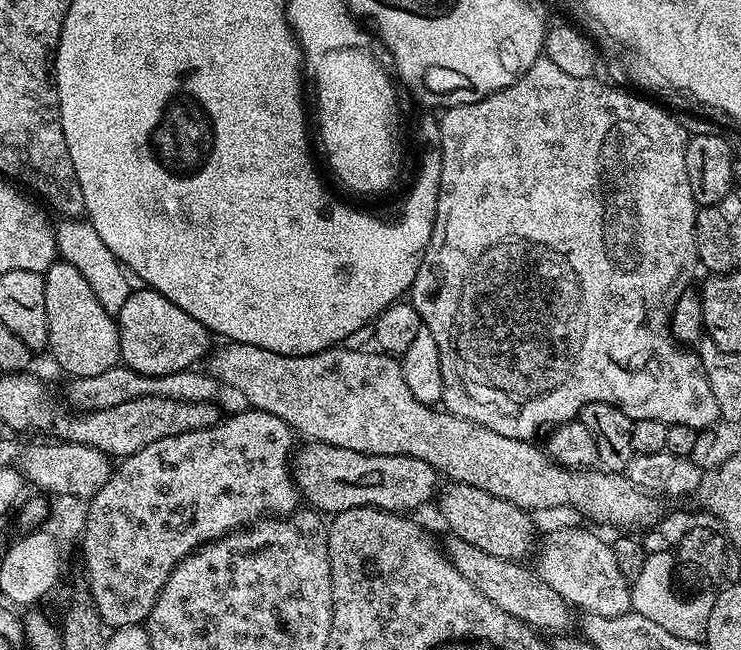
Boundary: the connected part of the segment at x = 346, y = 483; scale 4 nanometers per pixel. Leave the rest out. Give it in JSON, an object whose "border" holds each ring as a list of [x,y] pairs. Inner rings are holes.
{"border":[[[305,443],[305,448],[295,453],[291,461],[292,479],[296,487],[300,489],[300,495],[308,500],[313,509],[321,514],[335,514],[342,510],[354,510],[355,508],[380,508],[384,512],[397,514],[411,513],[411,508],[420,508],[428,499],[435,497],[438,492],[436,479],[438,473],[434,466],[422,462],[422,458],[410,458],[409,456],[375,456],[374,454],[362,454],[358,450],[342,450],[338,446],[329,444]]]}

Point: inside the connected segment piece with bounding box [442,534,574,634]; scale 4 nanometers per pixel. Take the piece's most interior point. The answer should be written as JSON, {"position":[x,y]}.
{"position":[513,587]}

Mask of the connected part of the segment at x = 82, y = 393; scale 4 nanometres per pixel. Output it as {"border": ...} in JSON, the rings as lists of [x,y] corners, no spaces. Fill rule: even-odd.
{"border":[[[123,363],[115,364],[110,370],[102,370],[102,374],[93,376],[74,376],[67,382],[67,403],[80,412],[97,412],[110,410],[110,406],[122,406],[122,402],[134,402],[134,398],[157,396],[158,398],[174,398],[182,402],[213,402],[216,395],[222,392],[221,385],[207,371],[189,370],[162,374],[161,376],[147,376],[138,374],[134,370],[125,368]]]}

